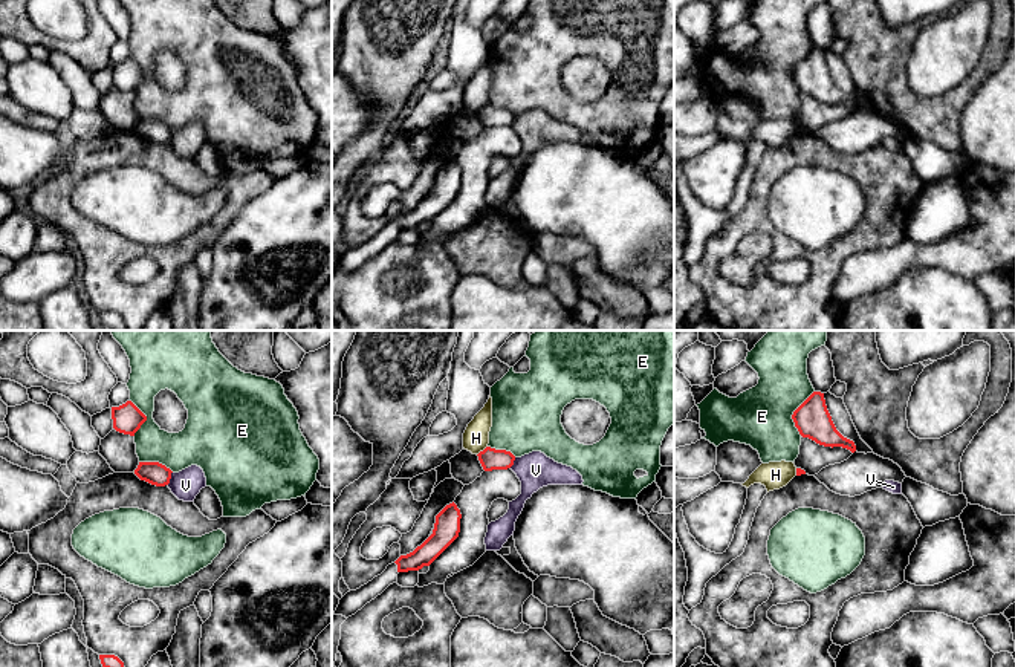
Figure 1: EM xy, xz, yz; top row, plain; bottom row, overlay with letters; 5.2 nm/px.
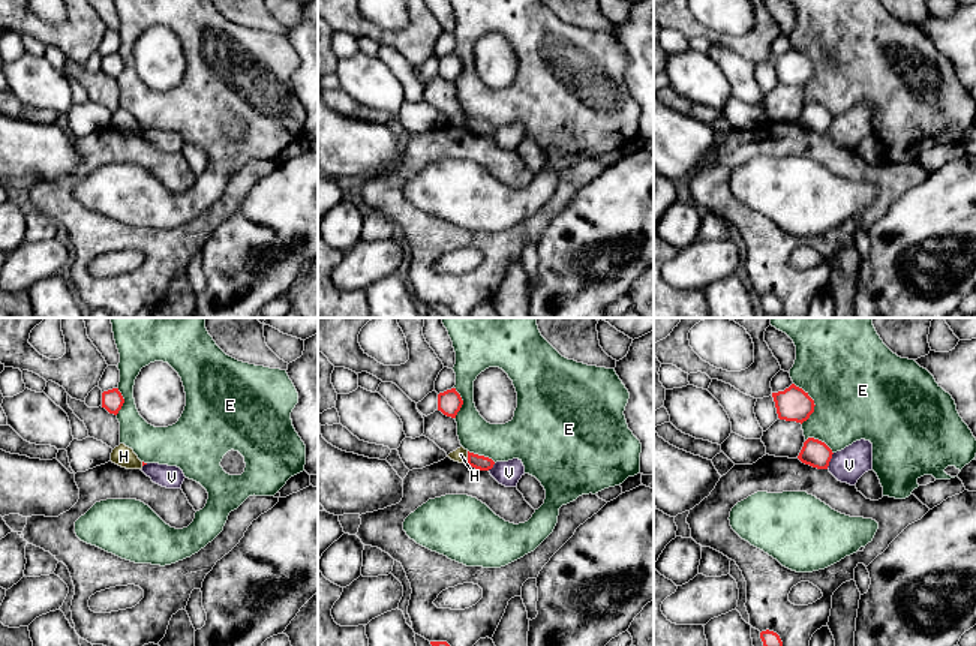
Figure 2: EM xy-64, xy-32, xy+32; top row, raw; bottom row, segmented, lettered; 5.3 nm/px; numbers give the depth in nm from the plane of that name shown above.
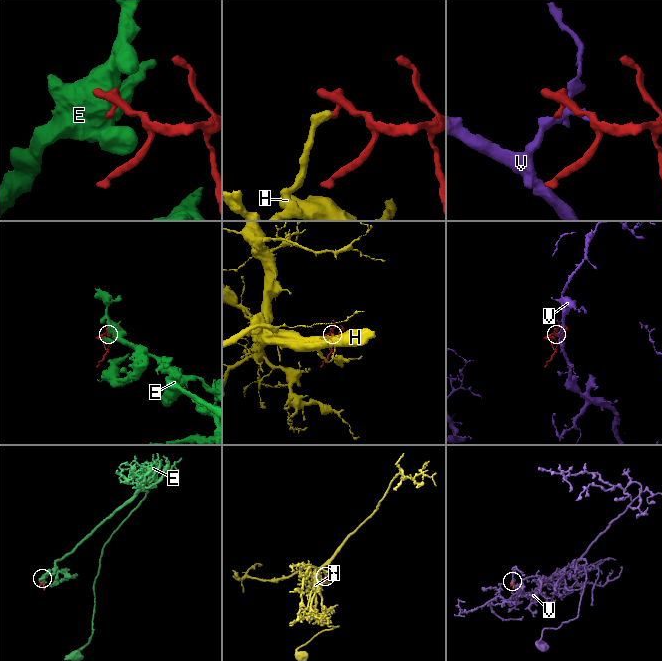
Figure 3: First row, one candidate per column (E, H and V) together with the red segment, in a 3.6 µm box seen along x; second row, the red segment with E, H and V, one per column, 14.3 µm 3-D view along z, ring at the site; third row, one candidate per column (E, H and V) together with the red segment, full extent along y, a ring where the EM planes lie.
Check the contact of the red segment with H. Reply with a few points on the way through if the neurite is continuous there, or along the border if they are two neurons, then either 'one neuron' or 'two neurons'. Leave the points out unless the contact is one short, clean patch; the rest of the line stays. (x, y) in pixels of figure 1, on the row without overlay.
along xz (486, 103), (477, 112) | two neurons

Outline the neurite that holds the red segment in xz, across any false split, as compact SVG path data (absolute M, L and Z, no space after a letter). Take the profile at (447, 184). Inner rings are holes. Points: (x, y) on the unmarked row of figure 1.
M454 159L446 162L436 173L433 191L413 210L400 213L394 219L397 229L419 228L430 223L459 194L460 176L457 162Z

